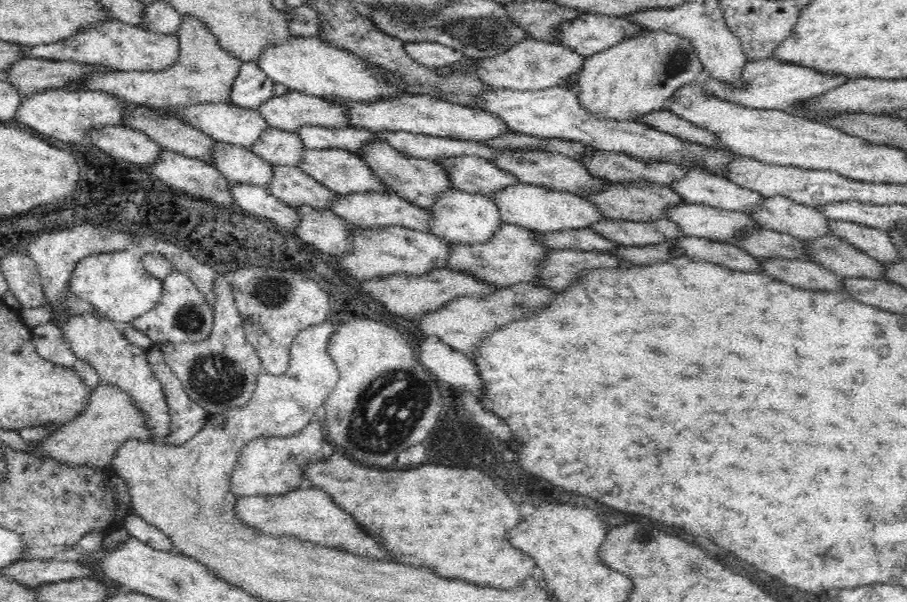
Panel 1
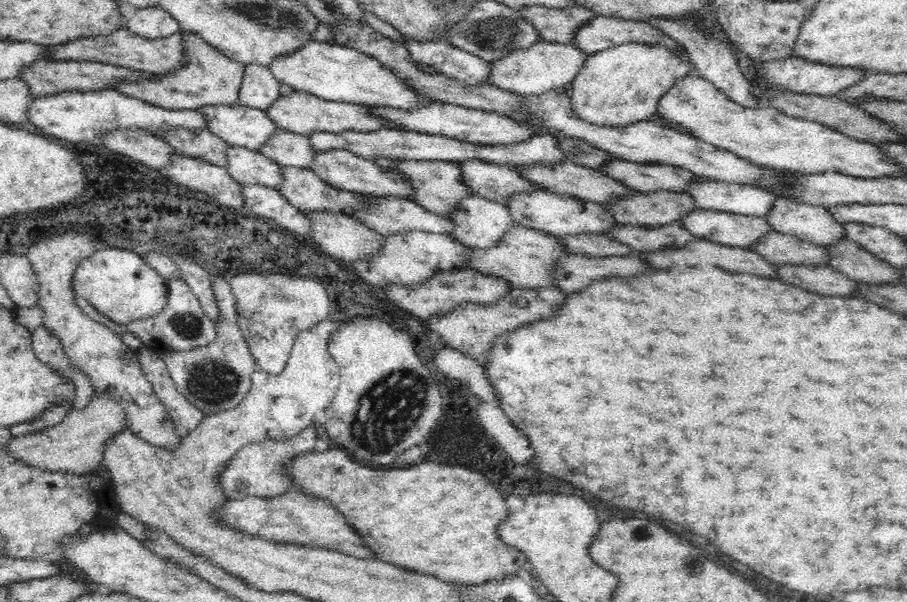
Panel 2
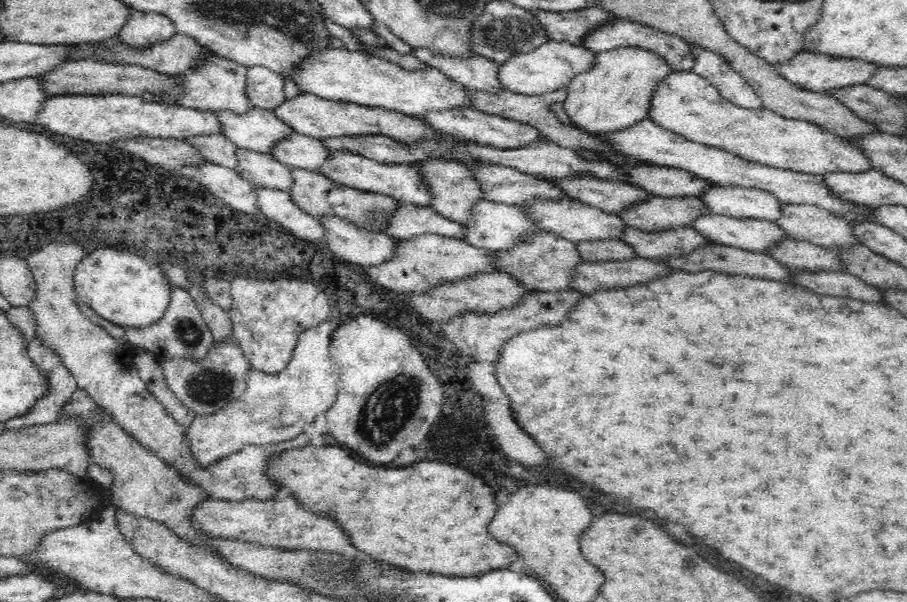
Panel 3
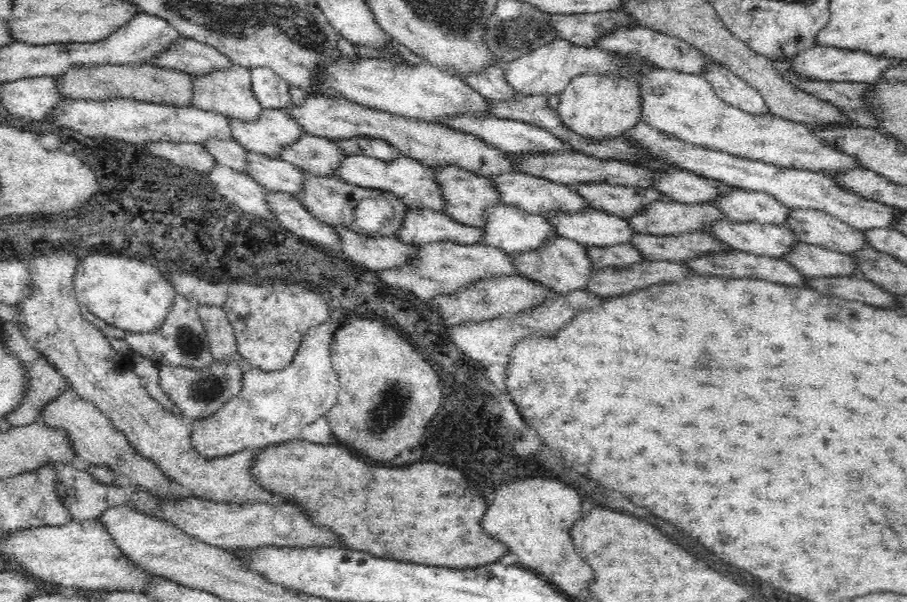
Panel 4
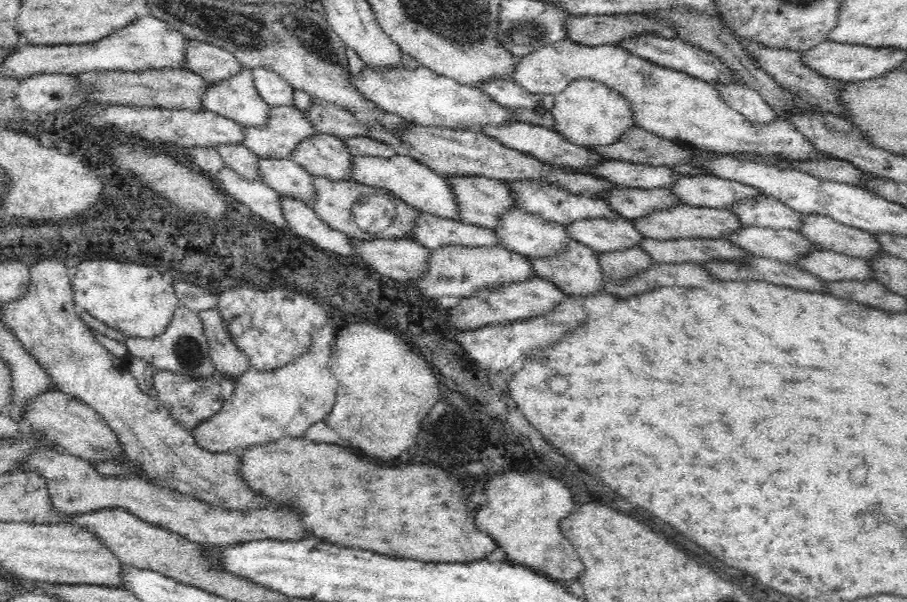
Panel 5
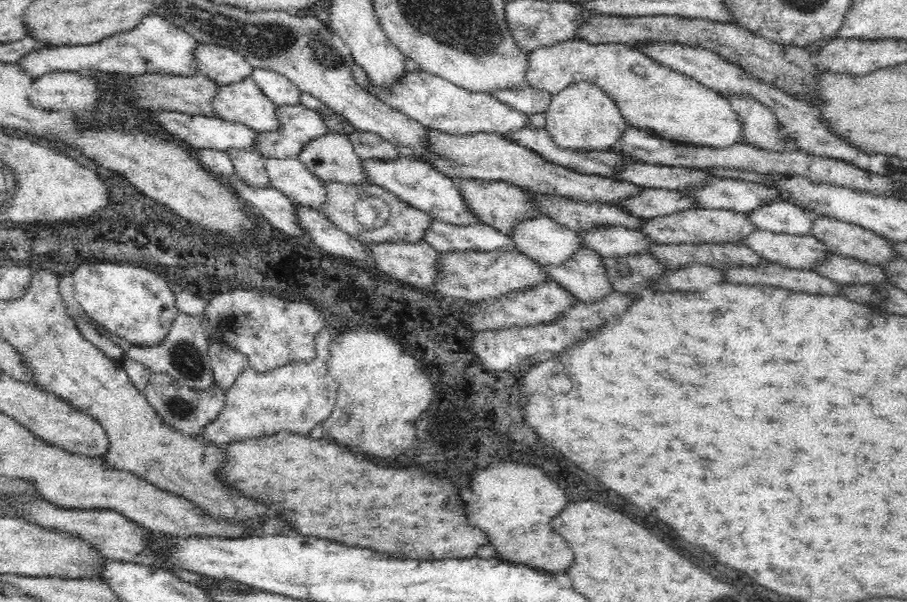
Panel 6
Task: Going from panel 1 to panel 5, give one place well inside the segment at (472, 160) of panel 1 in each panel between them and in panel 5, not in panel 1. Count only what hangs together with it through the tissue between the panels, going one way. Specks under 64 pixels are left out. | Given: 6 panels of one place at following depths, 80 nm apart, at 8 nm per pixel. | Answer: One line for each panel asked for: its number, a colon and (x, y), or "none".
2: (488, 180)
3: (501, 184)
4: (536, 195)
5: (551, 201)

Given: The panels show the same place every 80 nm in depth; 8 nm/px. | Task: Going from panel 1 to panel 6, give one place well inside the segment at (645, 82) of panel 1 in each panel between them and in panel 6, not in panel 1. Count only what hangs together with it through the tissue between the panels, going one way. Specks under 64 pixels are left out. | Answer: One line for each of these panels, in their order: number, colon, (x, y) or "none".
2: (622, 85)
3: (616, 91)
4: (601, 106)
5: (588, 112)
6: (584, 116)

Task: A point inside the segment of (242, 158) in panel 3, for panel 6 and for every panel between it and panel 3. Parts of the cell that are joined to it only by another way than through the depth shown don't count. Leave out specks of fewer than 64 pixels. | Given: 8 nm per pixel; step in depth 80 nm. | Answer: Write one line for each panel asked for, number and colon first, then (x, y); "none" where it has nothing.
4: (274, 174)
5: (284, 176)
6: (289, 176)

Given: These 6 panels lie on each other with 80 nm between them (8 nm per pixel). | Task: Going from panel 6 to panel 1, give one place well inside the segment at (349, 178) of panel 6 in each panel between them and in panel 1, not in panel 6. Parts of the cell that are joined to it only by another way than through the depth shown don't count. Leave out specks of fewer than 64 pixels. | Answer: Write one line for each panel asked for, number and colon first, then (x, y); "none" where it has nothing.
1: (278, 147)
2: (283, 147)
3: (295, 150)
4: (316, 155)
5: (324, 155)

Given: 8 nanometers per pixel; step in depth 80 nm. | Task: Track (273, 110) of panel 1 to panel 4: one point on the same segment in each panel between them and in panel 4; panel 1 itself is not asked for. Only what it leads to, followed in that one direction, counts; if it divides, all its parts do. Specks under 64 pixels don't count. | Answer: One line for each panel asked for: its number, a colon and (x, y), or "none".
2: (298, 112)
3: (308, 114)
4: (432, 144)

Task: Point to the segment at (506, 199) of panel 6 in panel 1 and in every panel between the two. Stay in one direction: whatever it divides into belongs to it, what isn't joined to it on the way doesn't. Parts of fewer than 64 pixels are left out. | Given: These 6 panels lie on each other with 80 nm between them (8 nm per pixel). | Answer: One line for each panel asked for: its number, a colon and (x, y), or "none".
1: (417, 181)
2: (435, 186)
3: (454, 190)
4: (464, 194)
5: (479, 201)

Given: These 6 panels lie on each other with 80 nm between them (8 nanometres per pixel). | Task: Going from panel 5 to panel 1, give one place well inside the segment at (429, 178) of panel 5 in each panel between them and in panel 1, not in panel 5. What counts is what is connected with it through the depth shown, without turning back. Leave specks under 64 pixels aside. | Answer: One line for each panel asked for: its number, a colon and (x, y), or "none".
1: (341, 171)
2: (341, 169)
3: (400, 181)
4: (413, 183)

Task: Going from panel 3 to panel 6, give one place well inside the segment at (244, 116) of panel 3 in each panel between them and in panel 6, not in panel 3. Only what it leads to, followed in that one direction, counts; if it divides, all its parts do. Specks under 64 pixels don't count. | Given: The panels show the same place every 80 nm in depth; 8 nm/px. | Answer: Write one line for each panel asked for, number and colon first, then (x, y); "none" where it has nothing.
4: (272, 129)
5: (285, 127)
6: (298, 125)

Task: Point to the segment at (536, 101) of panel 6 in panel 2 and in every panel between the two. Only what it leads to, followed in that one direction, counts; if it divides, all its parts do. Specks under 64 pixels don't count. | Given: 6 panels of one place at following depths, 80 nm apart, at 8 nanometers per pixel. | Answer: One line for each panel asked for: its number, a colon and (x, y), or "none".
2: (451, 61)
3: (474, 72)
4: (489, 81)
5: (504, 91)

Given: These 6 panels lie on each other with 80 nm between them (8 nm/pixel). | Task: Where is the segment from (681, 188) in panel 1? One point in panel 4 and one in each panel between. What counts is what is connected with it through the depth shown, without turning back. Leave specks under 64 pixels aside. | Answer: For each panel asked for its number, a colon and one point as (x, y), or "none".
2: (709, 194)
3: (741, 202)
4: (739, 205)

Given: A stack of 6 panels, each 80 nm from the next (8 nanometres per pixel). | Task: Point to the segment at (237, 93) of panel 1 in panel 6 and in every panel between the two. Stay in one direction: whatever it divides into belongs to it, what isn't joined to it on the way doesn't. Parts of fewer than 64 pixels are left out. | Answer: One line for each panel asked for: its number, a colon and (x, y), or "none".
2: (258, 89)
3: (264, 88)
4: (271, 91)
5: (275, 91)
6: (279, 90)

